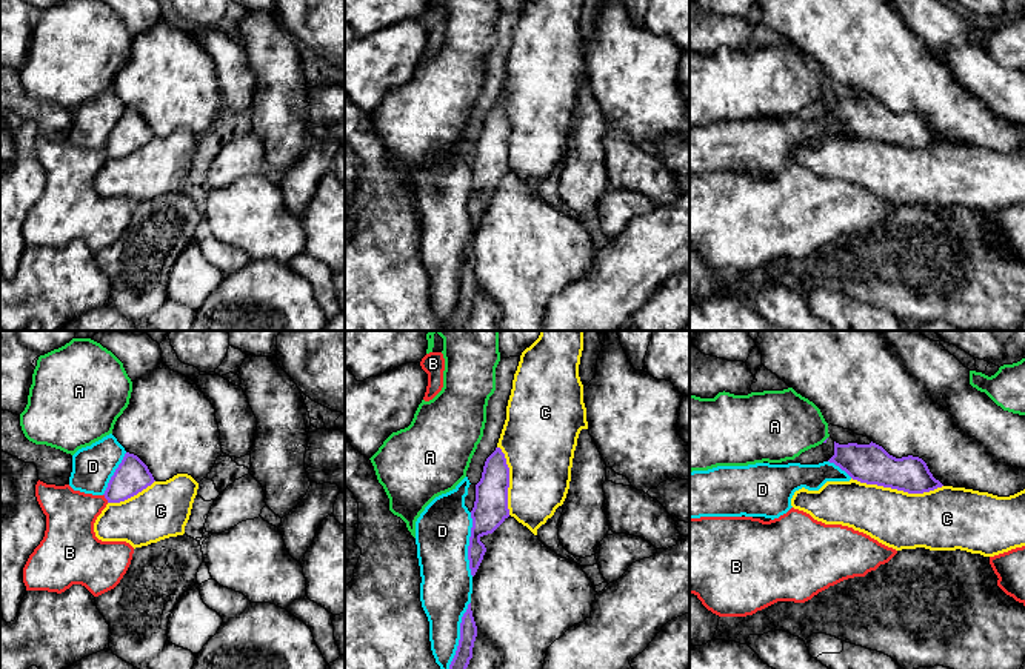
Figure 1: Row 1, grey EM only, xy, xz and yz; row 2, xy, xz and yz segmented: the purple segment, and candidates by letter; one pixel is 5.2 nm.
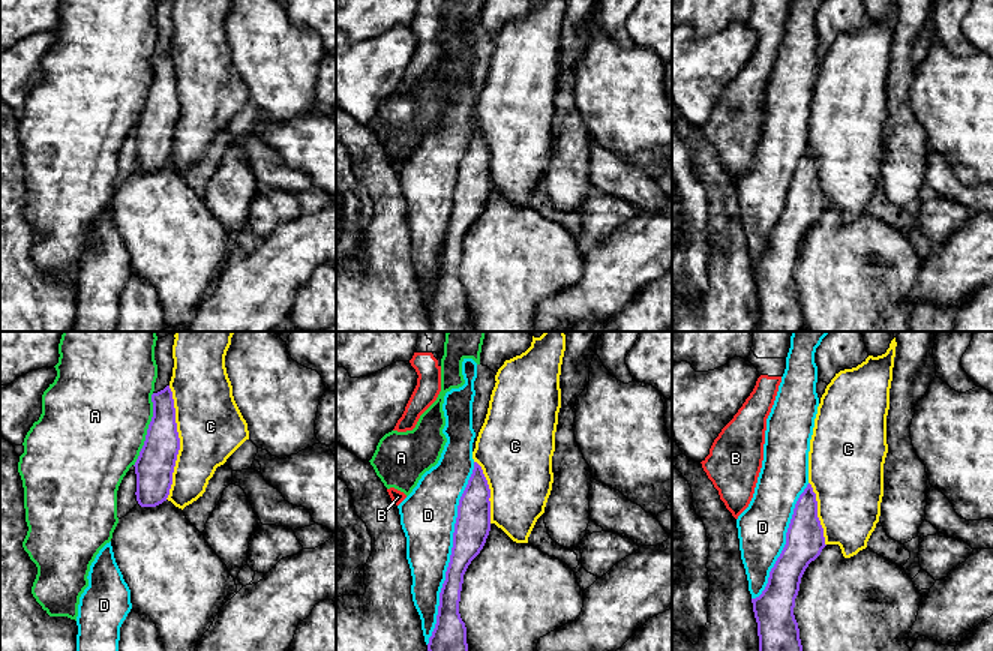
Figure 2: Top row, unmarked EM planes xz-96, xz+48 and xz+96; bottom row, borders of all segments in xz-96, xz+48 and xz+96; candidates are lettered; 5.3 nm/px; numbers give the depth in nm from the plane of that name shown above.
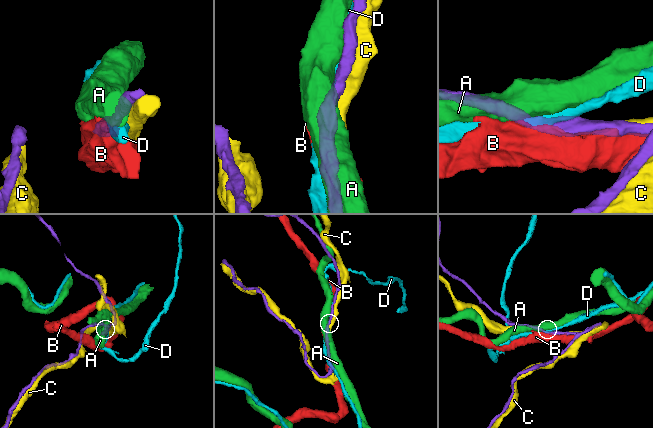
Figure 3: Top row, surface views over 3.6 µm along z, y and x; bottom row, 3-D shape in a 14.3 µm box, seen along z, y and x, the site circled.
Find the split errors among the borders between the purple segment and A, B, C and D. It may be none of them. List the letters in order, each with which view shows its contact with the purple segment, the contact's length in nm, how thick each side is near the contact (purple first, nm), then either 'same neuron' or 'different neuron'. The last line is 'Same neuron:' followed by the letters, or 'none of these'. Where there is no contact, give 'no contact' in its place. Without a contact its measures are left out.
A: meets purple in yz; contact 40 nm long; 20 nm thick on the purple side, 360 nm on the other; different neuron
B: meets purple in xy; contact 50 nm long; 180 nm thick on the purple side, 260 nm on the other; different neuron
C: meets purple in yz; contact 480 nm long; 200 nm thick on the purple side, 300 nm on the other; same neuron
D: meets purple in xz; contact 360 nm long; 100 nm thick on the purple side, 280 nm on the other; different neuron
Same neuron: C

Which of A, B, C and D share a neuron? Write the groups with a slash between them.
A D / B / C

